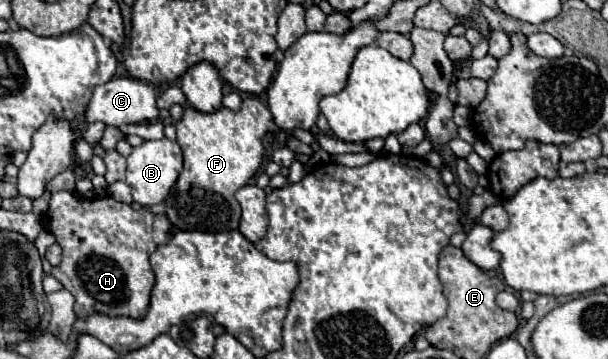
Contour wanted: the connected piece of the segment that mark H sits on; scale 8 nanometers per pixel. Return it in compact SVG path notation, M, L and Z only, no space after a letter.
M55 192L45 212L45 224L63 248L63 260L53 276L75 296L79 318L91 312L127 314L131 318L145 314L155 282L149 254L157 244L167 242L173 230L165 214L151 214L147 208L133 210L111 196L79 198L71 192Z

